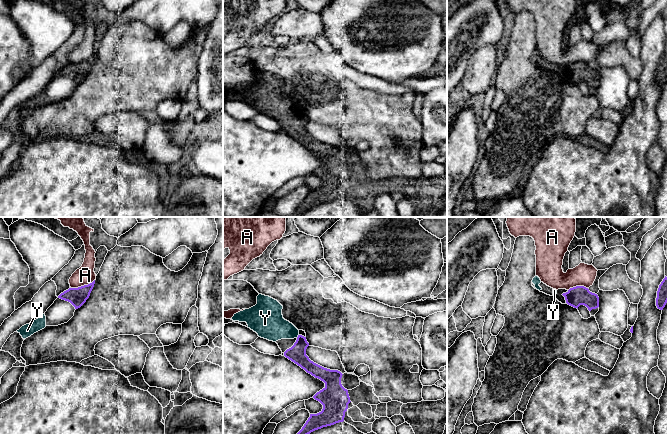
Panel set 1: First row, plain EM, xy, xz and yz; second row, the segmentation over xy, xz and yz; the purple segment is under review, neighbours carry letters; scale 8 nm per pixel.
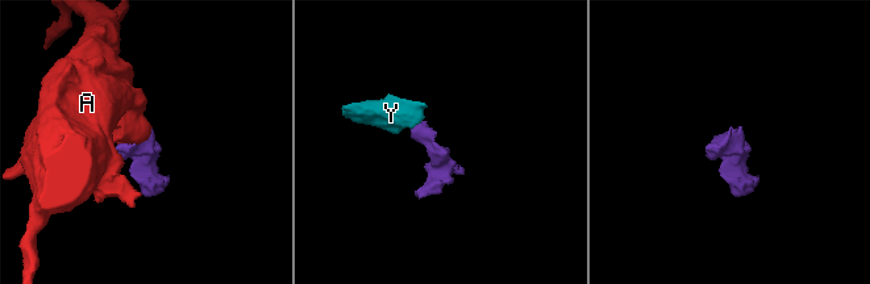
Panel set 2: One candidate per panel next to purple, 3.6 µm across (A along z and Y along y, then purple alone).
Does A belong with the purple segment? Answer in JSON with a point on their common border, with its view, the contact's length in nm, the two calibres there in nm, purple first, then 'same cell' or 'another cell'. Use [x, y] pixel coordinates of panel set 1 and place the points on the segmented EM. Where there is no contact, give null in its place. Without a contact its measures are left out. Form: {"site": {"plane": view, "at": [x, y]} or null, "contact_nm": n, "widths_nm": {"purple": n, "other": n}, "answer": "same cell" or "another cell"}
{"site": {"plane": "xy", "at": [82, 286]}, "contact_nm": 200, "widths_nm": {"purple": 150, "other": 150}, "answer": "another cell"}

